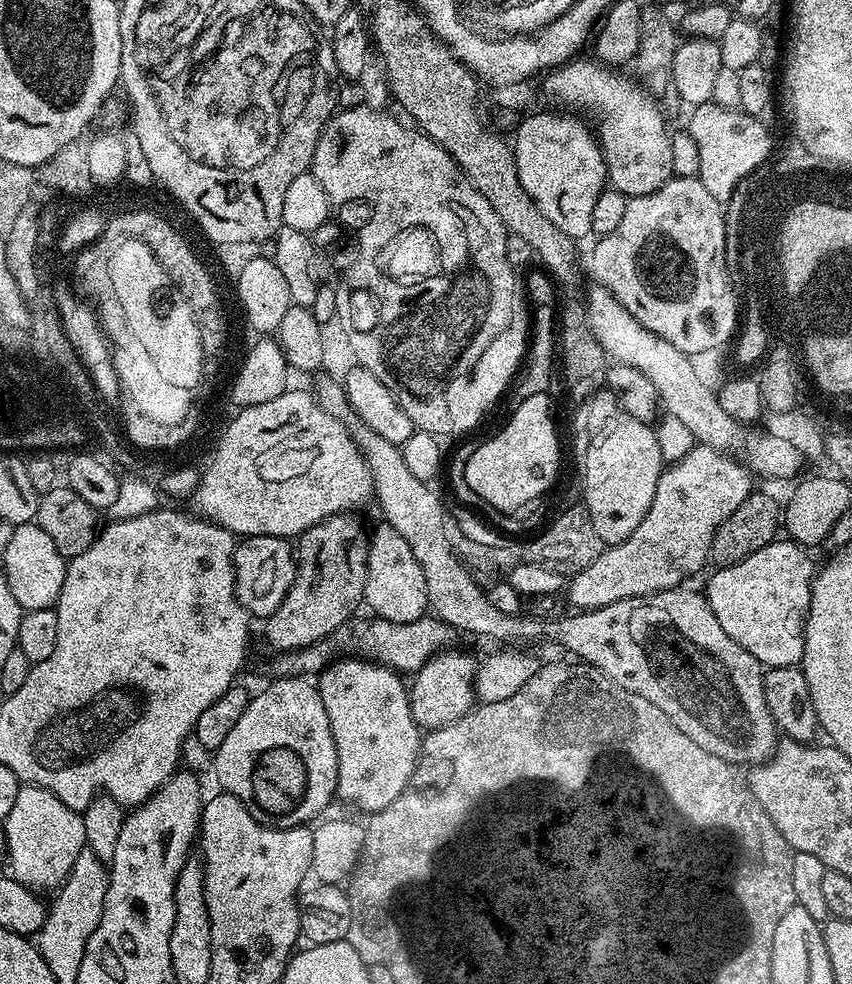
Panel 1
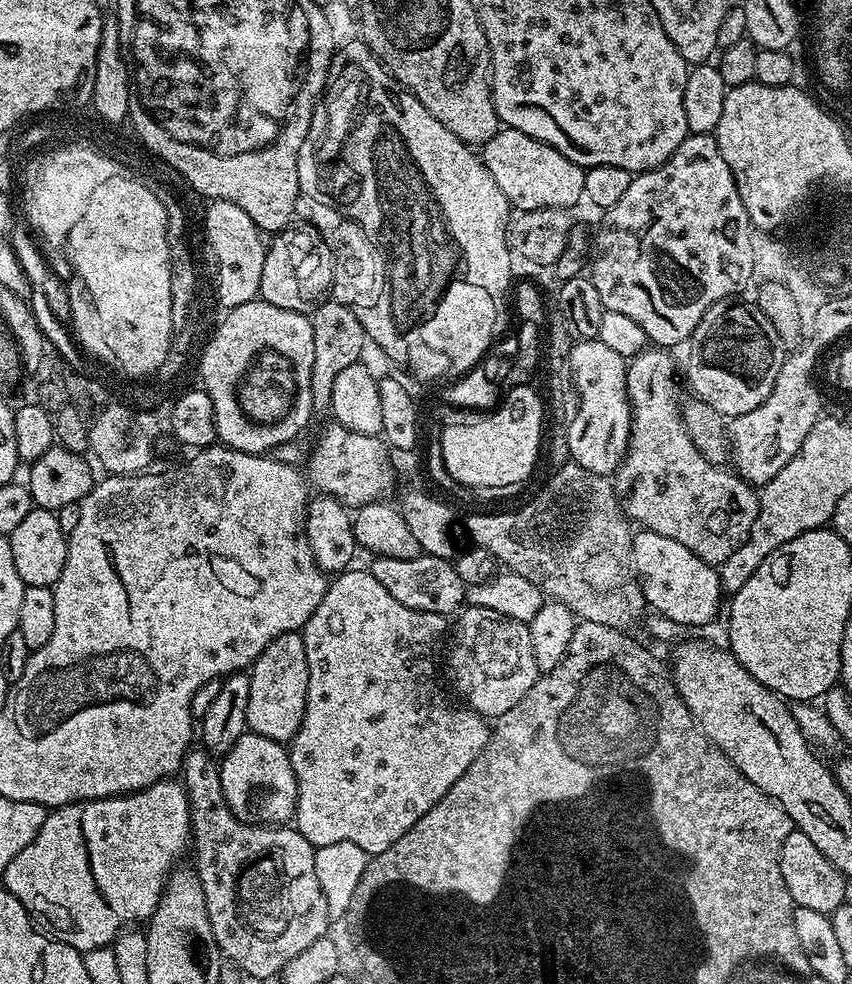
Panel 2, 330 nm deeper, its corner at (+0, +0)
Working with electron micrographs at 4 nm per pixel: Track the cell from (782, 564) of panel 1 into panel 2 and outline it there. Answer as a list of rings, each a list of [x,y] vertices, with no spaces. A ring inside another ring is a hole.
[[[637,531],[632,537],[632,567],[640,587],[644,589],[645,605],[652,612],[660,612],[689,629],[710,623],[719,612],[721,615],[719,571],[713,565],[702,562],[698,554],[690,554],[682,542],[674,542],[674,538],[666,538],[657,532]]]

